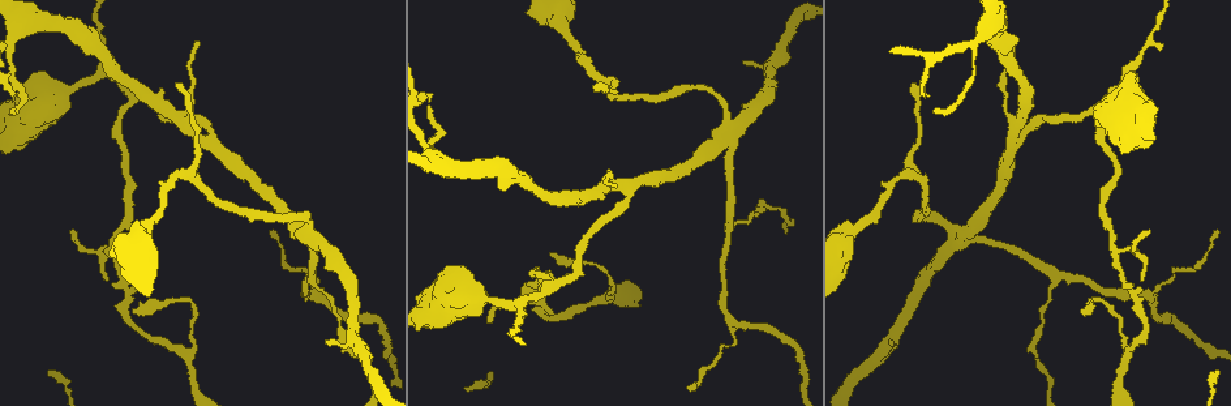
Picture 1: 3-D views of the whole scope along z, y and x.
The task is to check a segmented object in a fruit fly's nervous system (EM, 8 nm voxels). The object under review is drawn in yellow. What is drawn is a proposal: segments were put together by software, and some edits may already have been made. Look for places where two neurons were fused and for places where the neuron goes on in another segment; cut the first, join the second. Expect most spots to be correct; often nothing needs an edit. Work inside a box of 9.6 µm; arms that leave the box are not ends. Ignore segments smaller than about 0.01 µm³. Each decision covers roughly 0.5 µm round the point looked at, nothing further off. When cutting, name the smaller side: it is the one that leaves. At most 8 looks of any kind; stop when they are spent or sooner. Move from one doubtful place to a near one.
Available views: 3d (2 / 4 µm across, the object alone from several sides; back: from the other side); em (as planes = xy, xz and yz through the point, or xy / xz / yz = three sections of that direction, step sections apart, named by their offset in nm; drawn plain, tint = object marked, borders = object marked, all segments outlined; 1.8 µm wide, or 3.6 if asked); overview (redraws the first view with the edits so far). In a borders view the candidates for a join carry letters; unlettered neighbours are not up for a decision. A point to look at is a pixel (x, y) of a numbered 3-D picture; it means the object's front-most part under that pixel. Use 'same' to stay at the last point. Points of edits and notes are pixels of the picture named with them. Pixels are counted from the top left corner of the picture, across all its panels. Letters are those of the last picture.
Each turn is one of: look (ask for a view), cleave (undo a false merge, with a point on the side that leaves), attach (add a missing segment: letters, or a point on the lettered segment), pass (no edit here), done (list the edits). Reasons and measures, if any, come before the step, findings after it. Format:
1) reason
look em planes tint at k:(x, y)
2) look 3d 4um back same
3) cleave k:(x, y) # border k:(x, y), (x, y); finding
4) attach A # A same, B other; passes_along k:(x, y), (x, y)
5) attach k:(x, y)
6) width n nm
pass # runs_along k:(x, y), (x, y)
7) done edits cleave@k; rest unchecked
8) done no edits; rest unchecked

three-way junction
look em planes tint at 1:(1145, 296)

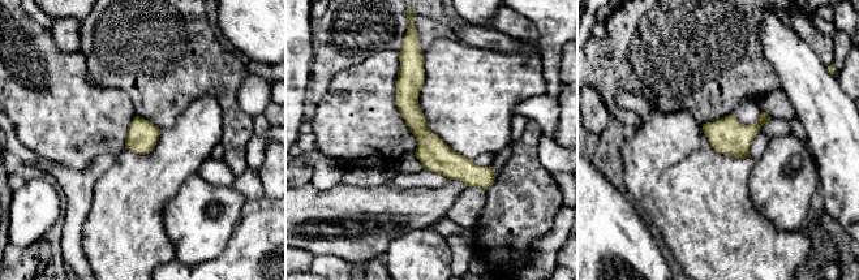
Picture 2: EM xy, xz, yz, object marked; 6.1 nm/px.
look em planes borders same

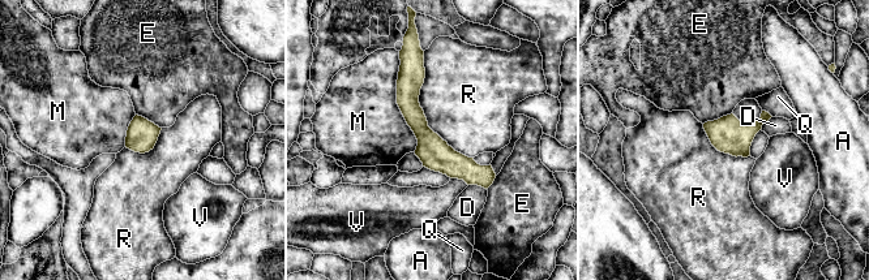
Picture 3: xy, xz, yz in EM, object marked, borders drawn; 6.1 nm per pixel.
pass # A other, D other, E other, M other, Q other, R other, V other; runs_along 3:(418, 67), (422, 132), (486, 184); one neuron here

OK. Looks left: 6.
thick turns thin
look 3d 4um at 1:(721, 143)

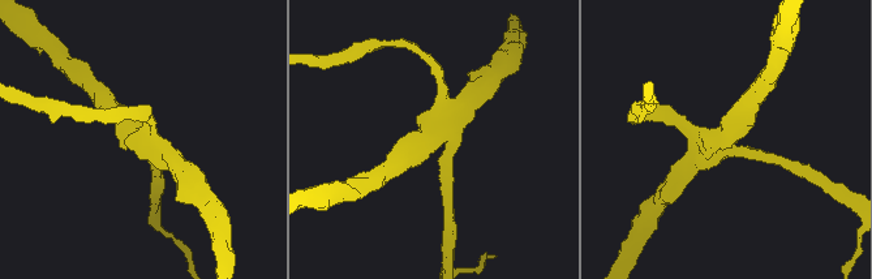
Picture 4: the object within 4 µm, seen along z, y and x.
arms 4
look em planes tint at 4:(430, 135)

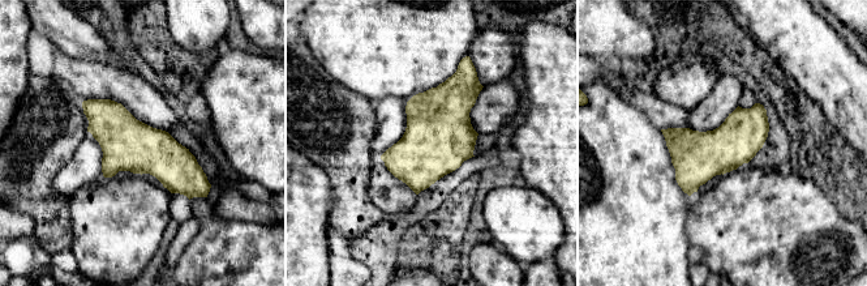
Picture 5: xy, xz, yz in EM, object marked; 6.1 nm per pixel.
look em planes borders same

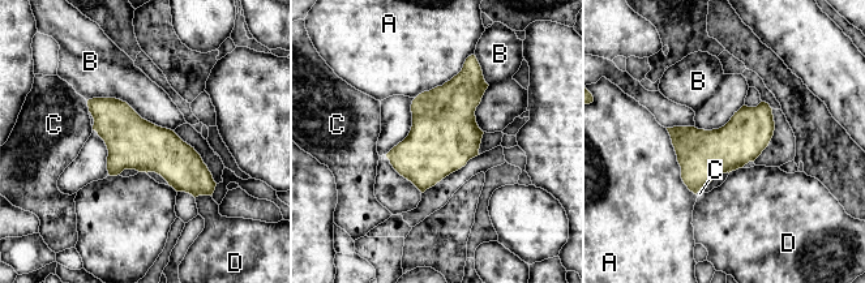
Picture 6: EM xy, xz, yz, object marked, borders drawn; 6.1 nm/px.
width 300 nm
pass # A other, B other, C other, D other; runs_along 6:(90, 103), (137, 144), (212, 184); continuous, no second neuron

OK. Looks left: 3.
thin end
look 3d 4um at 1:(616, 184)

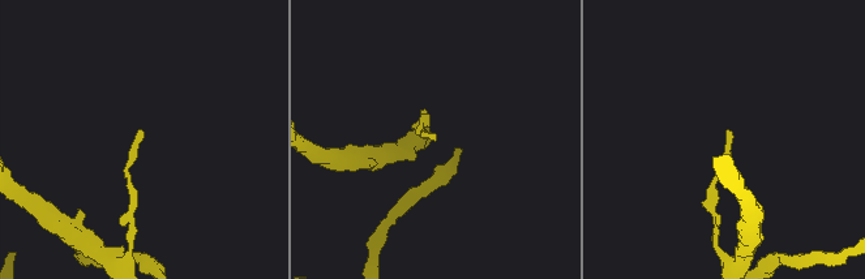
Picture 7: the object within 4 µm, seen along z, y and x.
look em yz step 4 borders at 7:(729, 130)

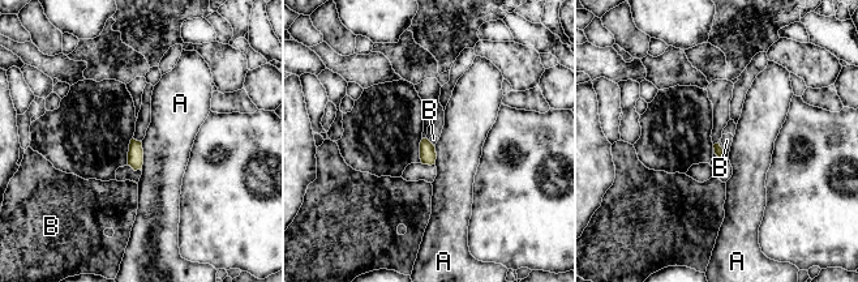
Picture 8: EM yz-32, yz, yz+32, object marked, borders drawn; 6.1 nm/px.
look em planes borders same

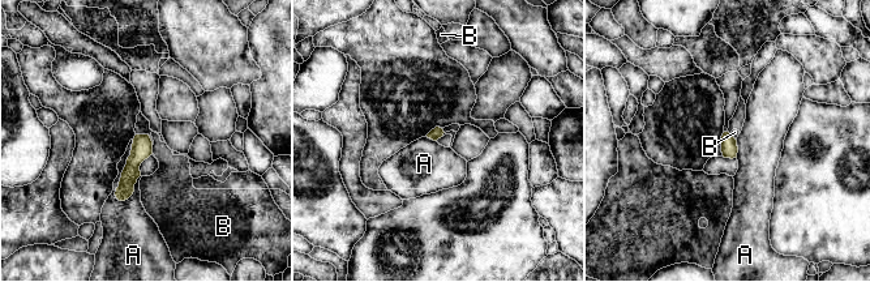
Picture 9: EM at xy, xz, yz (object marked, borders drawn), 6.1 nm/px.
width 70 nm; longest_contact A 400 nm
pass # A other, B other; no lettered segment goes on from it

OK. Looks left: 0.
done no edits; rest unchecked

